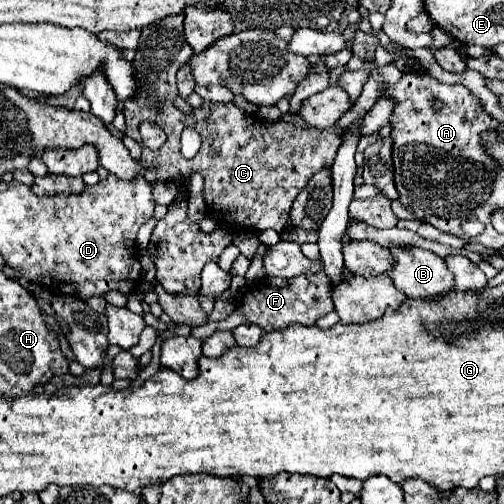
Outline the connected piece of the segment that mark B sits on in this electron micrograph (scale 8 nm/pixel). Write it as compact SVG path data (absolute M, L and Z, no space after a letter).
M392 245L390 253L394 257L394 269L388 275L408 297L426 299L452 291L454 277L436 253L402 245Z

